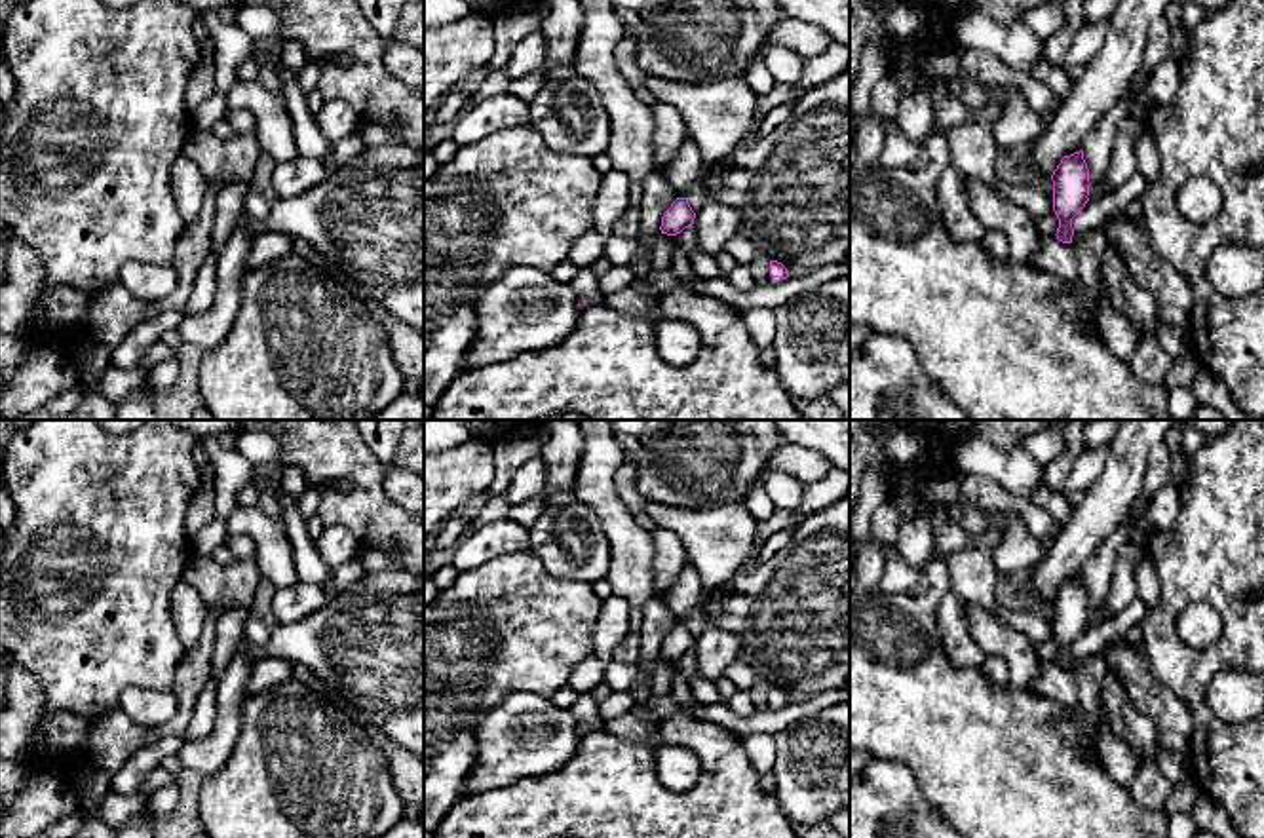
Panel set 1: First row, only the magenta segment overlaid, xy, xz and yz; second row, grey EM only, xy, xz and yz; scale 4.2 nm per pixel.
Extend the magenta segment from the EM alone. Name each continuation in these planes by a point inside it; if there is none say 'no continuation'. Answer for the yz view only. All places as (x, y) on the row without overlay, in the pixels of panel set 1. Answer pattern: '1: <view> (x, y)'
no continuation

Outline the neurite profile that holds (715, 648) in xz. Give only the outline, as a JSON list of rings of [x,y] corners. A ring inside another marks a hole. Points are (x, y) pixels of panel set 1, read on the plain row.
[[[713,614],[698,616],[698,623],[703,627],[694,644],[698,675],[715,682],[724,667],[737,659],[741,638],[720,629]]]

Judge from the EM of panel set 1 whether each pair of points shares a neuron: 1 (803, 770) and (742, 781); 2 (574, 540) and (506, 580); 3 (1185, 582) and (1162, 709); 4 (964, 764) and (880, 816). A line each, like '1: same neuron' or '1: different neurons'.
1: different neurons
2: different neurons
3: different neurons
4: different neurons

